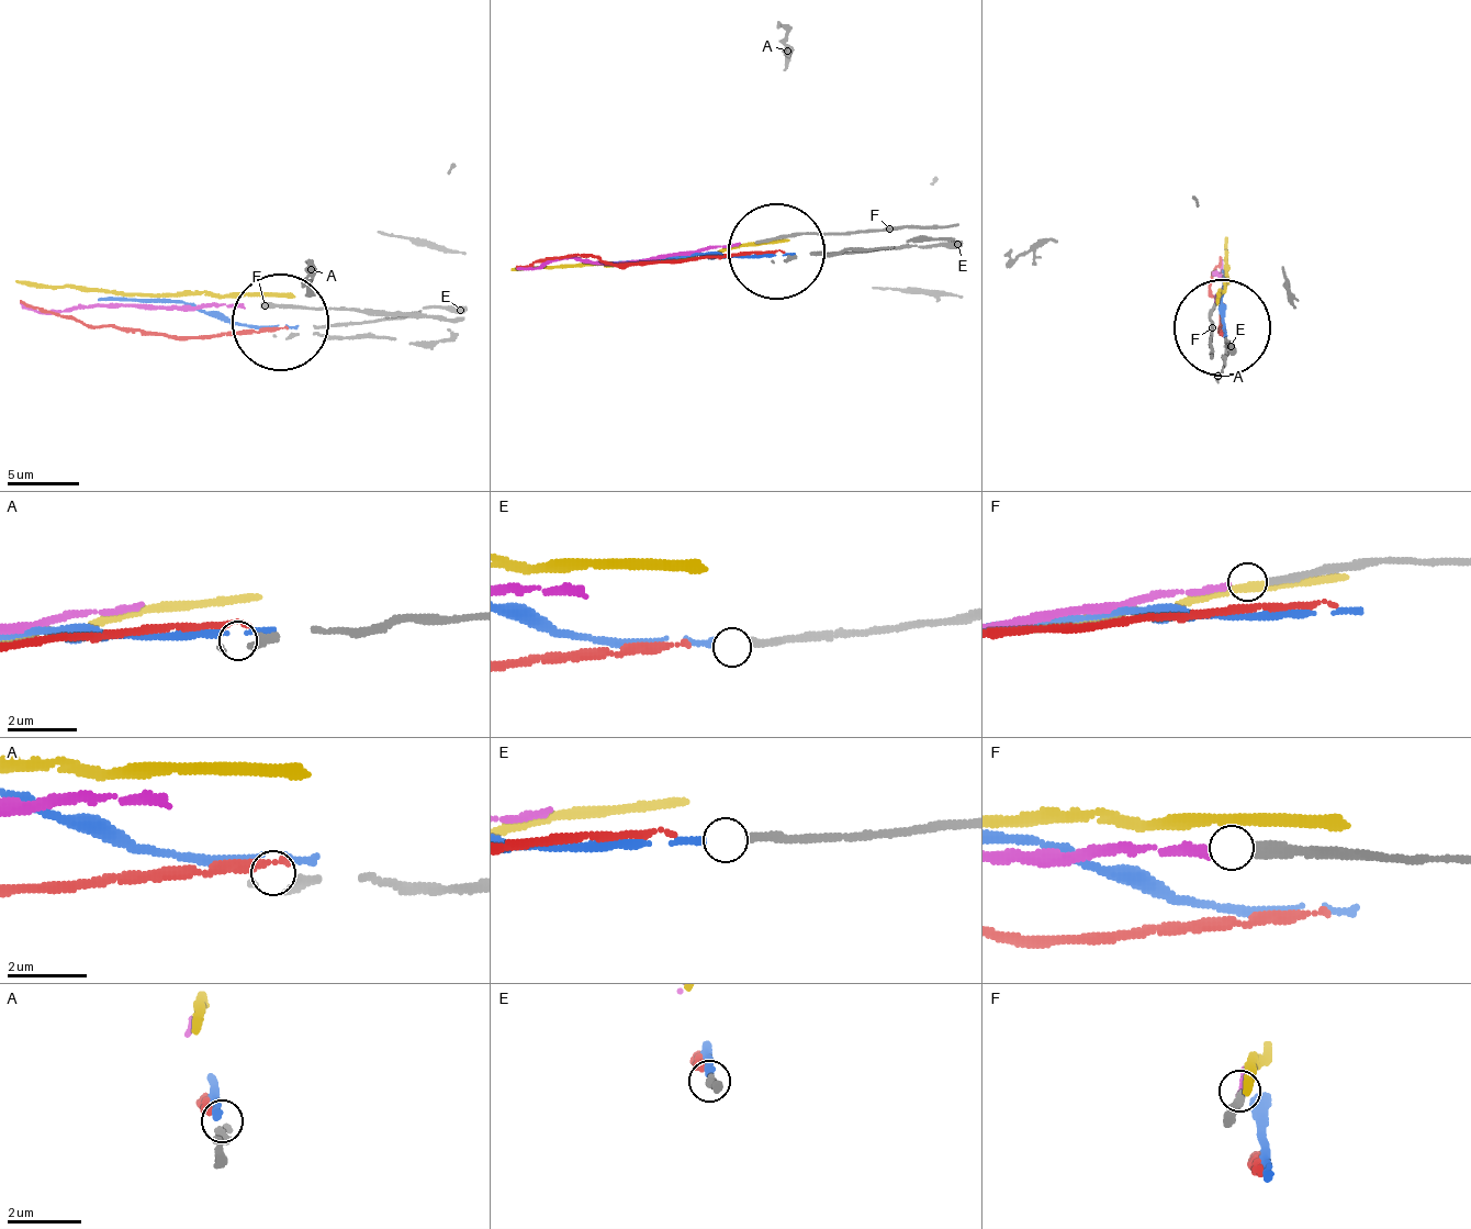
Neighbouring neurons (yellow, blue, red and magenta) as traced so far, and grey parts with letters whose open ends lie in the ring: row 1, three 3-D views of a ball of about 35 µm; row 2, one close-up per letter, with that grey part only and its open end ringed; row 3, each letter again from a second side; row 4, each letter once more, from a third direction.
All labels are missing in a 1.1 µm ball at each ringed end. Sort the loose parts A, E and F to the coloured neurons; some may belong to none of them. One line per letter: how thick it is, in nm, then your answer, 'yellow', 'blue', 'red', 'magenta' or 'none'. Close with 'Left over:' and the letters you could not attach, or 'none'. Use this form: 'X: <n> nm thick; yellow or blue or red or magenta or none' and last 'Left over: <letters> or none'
A: 220 nm thick; none
E: 200 nm thick; blue
F: 260 nm thick; magenta
Left over: A

